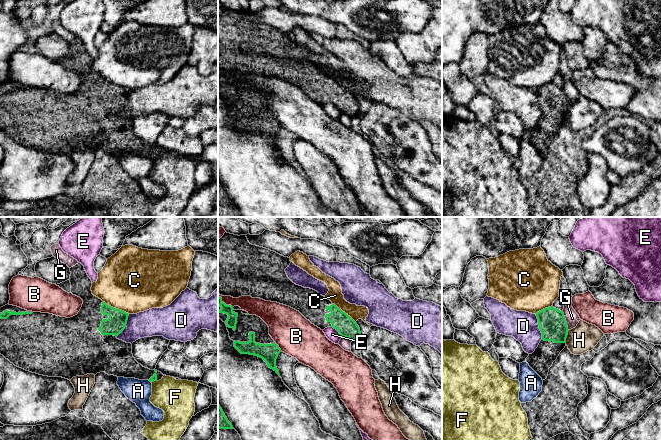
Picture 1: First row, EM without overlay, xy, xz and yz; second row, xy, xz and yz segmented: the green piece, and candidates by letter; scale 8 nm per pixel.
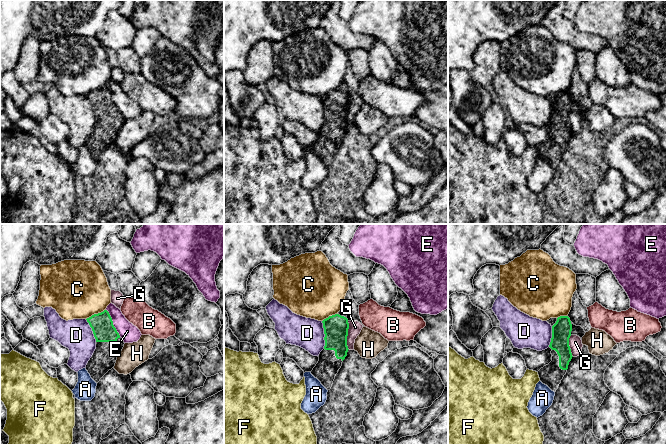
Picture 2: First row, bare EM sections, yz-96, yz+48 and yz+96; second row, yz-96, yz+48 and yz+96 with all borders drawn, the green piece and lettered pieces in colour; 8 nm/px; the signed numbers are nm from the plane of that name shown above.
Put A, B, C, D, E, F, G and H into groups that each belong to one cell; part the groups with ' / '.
A / B / C / D / E / F / G / H

